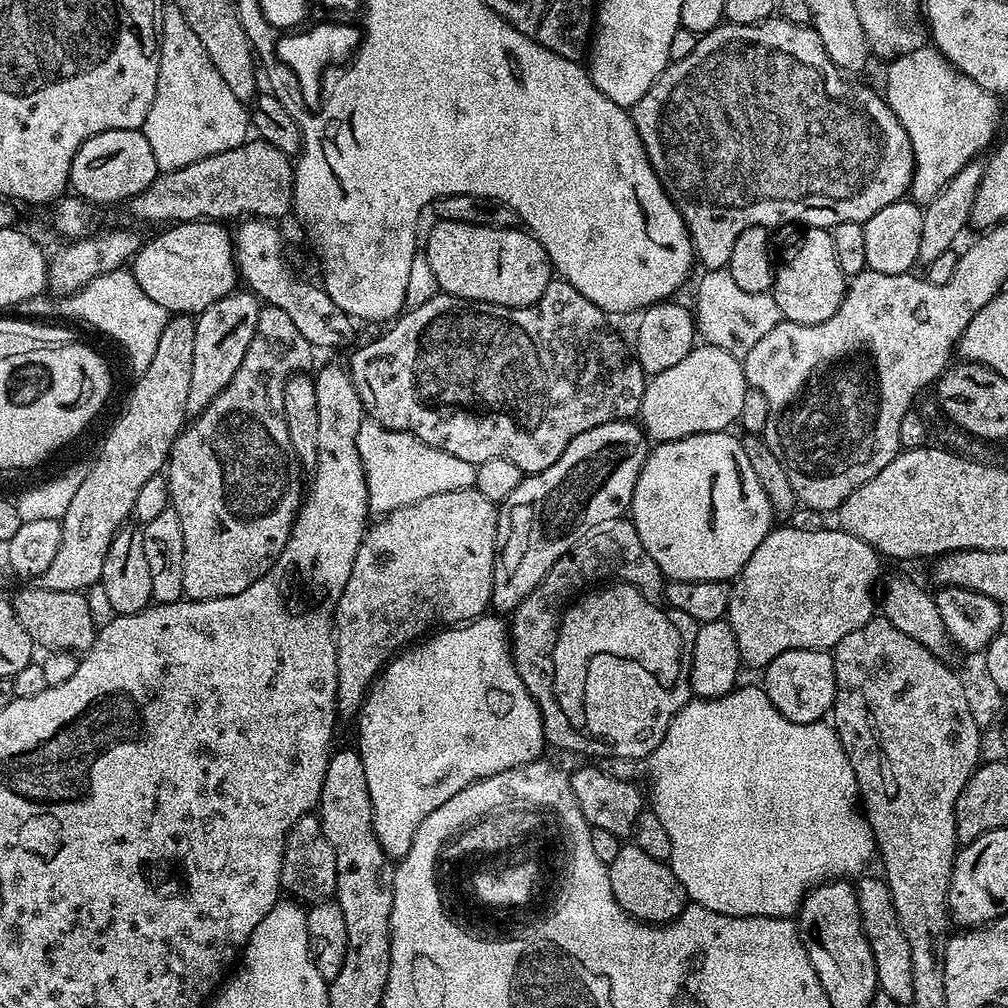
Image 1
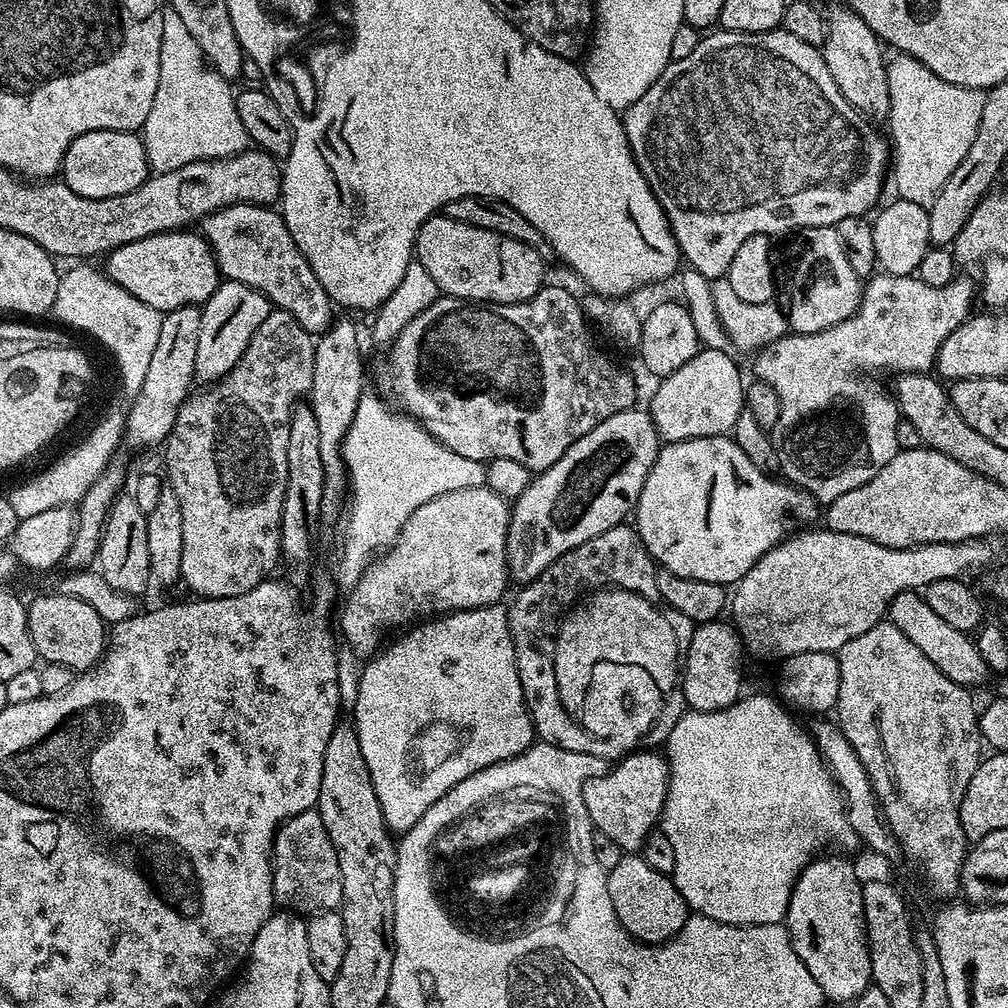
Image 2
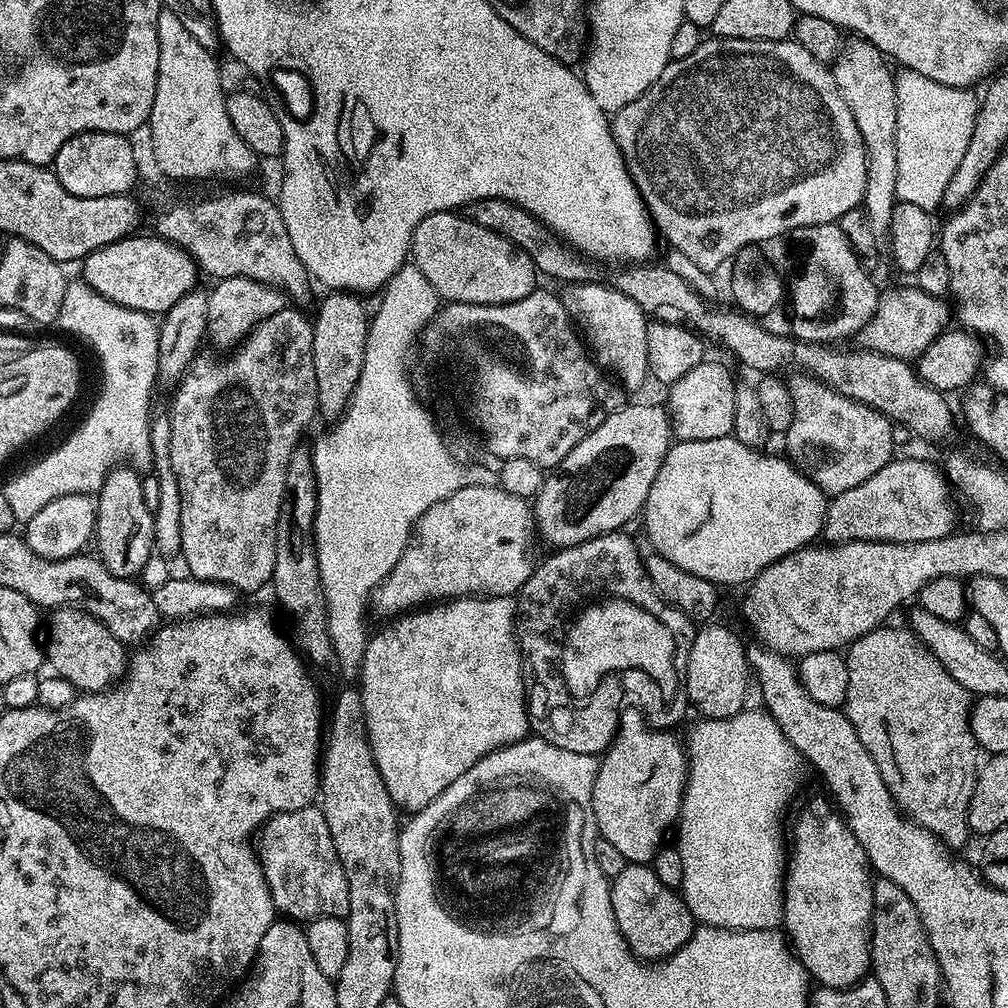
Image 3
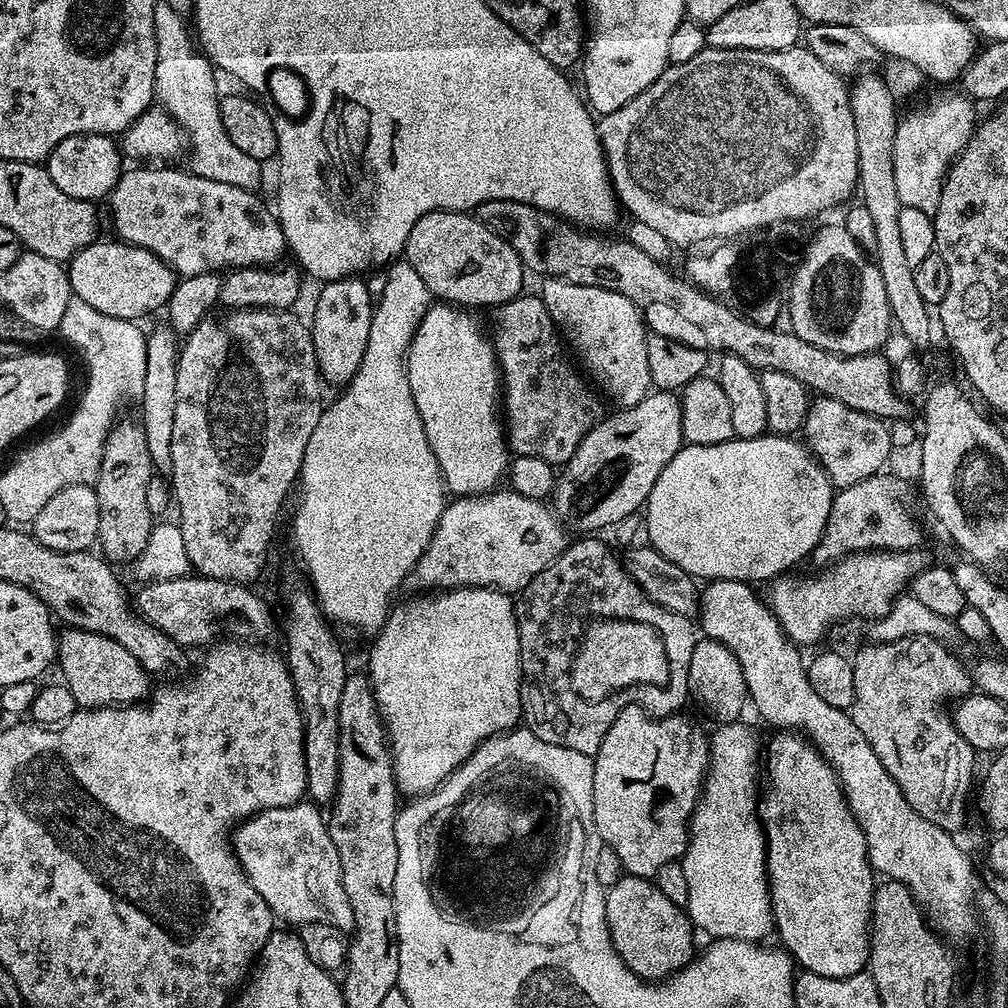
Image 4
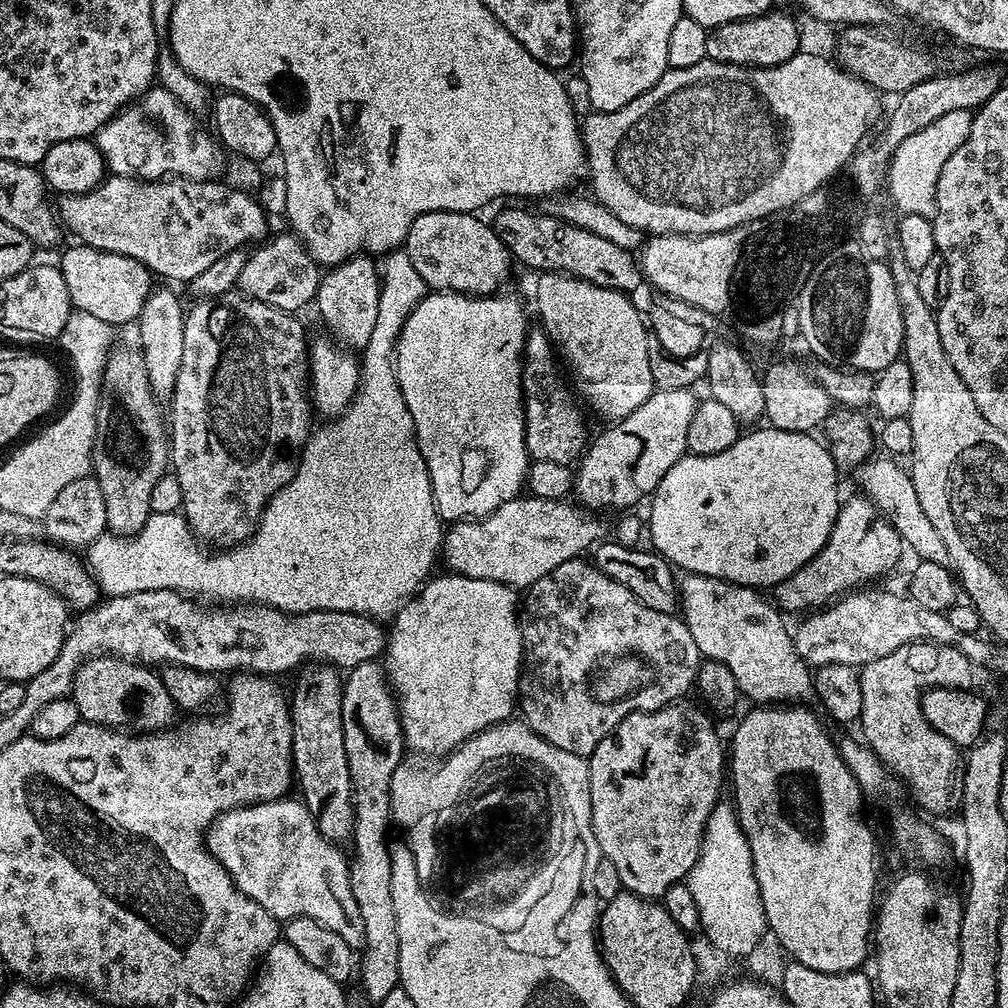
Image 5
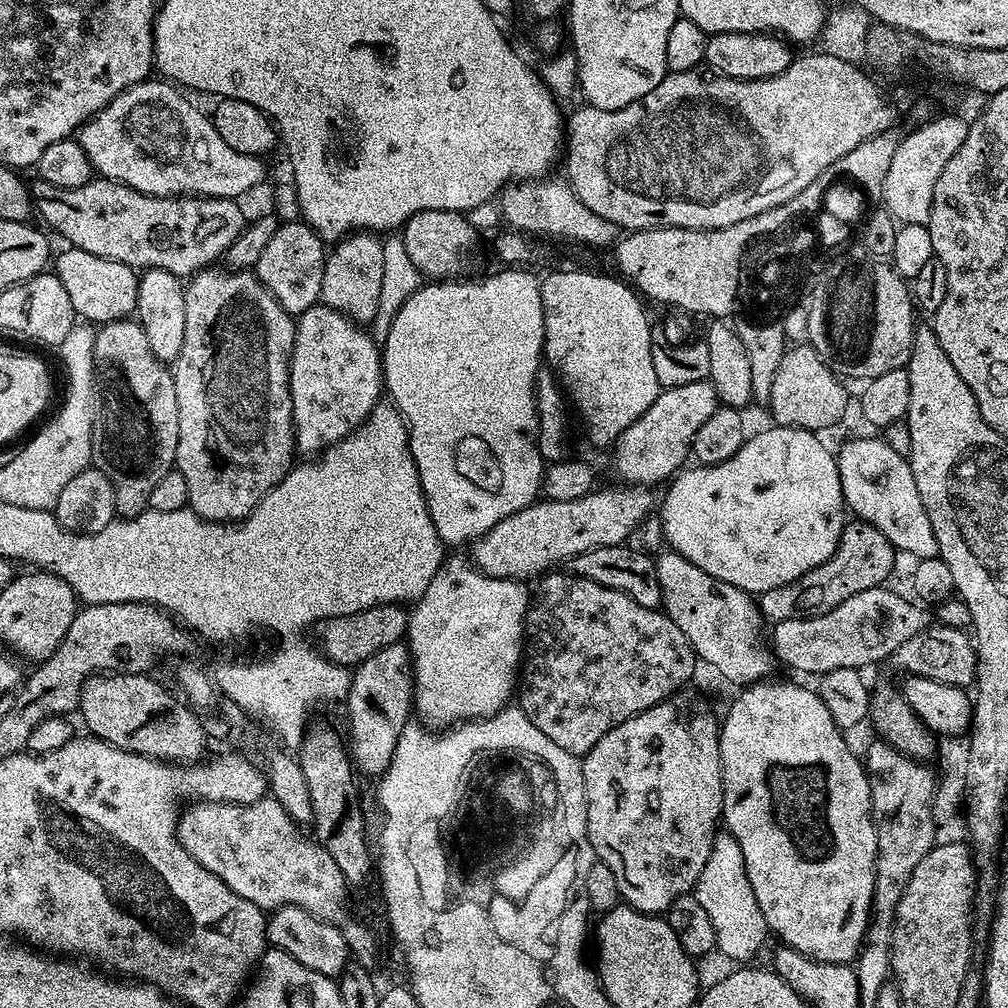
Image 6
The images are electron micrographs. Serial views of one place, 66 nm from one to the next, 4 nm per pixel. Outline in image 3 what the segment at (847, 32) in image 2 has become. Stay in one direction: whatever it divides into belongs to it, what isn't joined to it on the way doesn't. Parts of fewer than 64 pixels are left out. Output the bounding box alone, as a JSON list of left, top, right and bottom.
[830,38,898,250]

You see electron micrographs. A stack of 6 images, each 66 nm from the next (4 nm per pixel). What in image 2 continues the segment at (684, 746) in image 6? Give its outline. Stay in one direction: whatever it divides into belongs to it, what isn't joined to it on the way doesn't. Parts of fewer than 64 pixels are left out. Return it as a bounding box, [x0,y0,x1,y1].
[584,750,668,854]

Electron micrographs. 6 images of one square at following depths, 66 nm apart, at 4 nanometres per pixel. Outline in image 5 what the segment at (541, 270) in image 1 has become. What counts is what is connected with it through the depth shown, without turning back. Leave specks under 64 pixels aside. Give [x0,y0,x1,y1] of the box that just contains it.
[403,212,514,296]

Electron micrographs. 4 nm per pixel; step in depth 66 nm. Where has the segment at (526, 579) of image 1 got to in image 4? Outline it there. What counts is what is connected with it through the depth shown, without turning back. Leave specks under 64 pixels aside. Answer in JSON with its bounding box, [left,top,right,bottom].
[550,390,685,534]

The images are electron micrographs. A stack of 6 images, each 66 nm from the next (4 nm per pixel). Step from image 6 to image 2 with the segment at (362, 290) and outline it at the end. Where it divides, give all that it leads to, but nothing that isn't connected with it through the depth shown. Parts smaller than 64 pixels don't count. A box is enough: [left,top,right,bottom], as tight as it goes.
[307,319,365,506]

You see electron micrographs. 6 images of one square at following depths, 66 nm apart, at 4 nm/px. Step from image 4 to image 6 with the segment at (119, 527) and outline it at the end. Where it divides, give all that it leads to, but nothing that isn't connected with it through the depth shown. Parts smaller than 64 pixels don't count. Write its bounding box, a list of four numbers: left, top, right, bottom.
[92,319,178,518]

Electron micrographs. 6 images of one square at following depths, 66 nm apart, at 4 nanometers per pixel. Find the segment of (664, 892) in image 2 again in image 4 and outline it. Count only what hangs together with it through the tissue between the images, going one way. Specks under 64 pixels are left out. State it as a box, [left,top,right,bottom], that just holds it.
[604,874,694,982]

